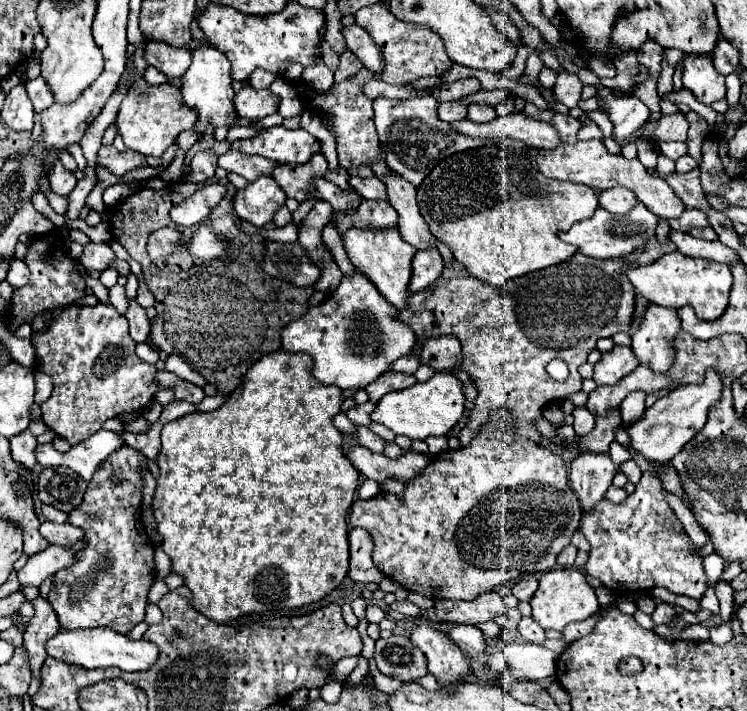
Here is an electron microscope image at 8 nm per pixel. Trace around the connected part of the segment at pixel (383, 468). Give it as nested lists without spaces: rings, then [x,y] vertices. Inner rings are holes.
[[[351,446],[347,458],[365,478],[375,482],[383,482],[387,478],[407,482],[417,476],[431,460],[431,456],[419,452],[403,452],[399,458],[389,458],[385,454],[371,452],[365,446]]]

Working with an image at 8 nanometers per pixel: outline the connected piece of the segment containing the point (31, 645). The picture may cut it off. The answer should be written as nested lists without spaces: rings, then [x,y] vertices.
[[[37,596],[31,604],[35,608],[35,616],[29,620],[29,626],[23,632],[23,638],[25,638],[23,646],[25,646],[27,654],[29,654],[33,676],[39,676],[43,660],[47,658],[45,642],[51,636],[55,636],[55,632],[59,630],[59,620],[57,620],[55,610],[51,608],[51,604],[49,604],[47,598]]]

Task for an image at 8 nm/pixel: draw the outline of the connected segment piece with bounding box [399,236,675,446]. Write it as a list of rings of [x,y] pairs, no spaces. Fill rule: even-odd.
[[[655,236],[643,252],[619,260],[589,258],[577,252],[561,264],[509,280],[503,288],[491,288],[491,284],[487,286],[475,280],[455,258],[447,262],[435,284],[427,286],[423,292],[415,292],[409,298],[409,308],[399,310],[399,320],[415,330],[417,340],[441,334],[459,338],[463,350],[461,368],[469,372],[477,386],[471,418],[459,432],[461,444],[469,446],[475,430],[493,408],[507,410],[517,418],[517,432],[539,442],[541,434],[533,426],[533,420],[541,418],[547,404],[581,390],[577,368],[587,362],[589,352],[595,350],[595,342],[629,330],[635,300],[631,282],[627,280],[627,264],[633,262],[633,258],[657,260],[671,250],[675,250],[675,244],[671,244],[669,238],[659,242]],[[553,358],[561,358],[569,364],[567,382],[549,378],[545,366]]]

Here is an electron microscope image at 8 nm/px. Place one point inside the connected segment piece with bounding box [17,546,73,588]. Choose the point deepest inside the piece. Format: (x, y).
(46, 563)

